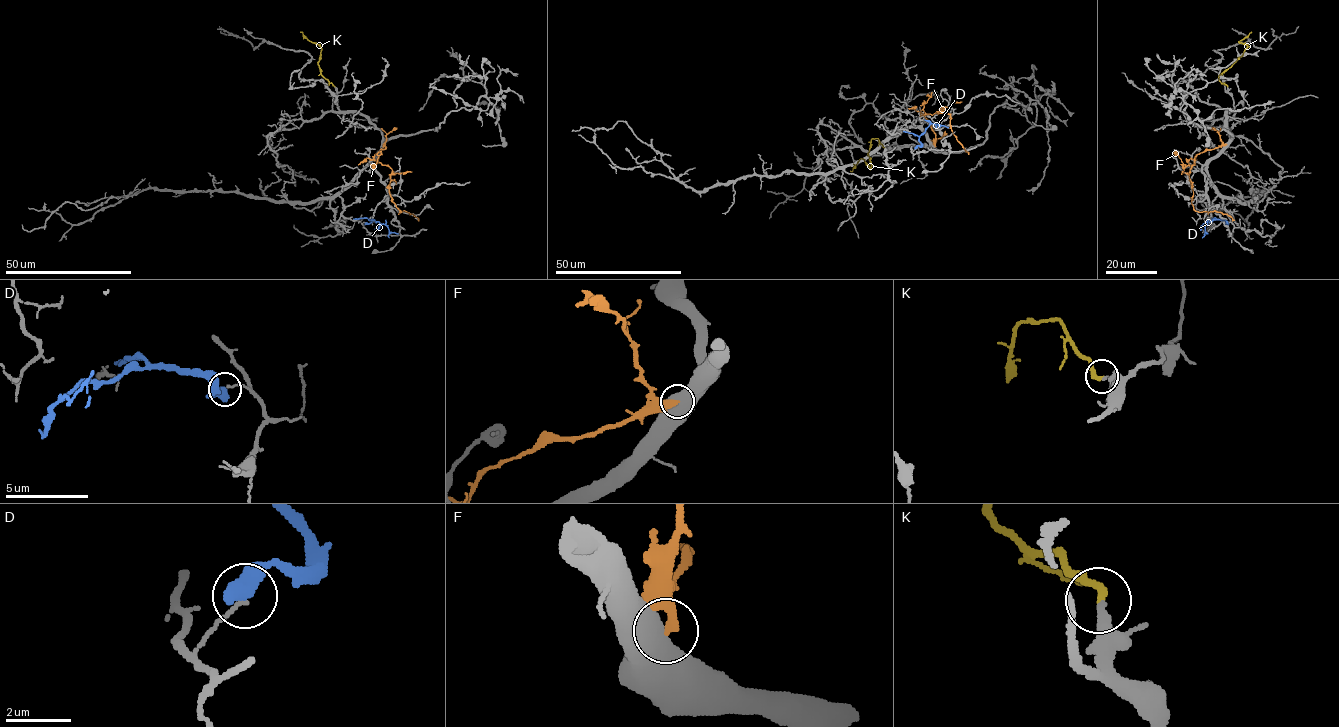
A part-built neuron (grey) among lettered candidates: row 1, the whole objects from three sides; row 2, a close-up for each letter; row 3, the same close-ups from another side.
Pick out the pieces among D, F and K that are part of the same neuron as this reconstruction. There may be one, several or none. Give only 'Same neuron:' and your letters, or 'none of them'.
Same neuron: K

